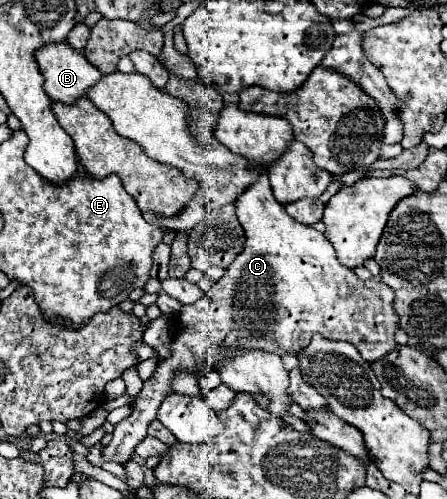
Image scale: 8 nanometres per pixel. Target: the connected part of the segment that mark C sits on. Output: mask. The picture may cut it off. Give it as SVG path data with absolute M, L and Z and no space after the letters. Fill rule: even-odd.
M261 175L257 183L251 183L237 199L235 199L235 211L237 219L245 229L245 247L243 251L233 259L233 263L225 269L225 275L211 287L209 293L205 293L199 301L191 305L183 305L179 313L179 321L187 325L185 331L179 331L173 337L171 343L171 357L161 361L157 365L155 375L145 381L143 391L139 399L133 403L133 413L115 425L113 439L103 449L103 461L113 461L119 465L125 465L135 445L141 443L147 437L147 427L157 415L157 407L161 401L171 393L171 379L177 369L189 371L197 375L201 365L207 365L211 369L217 369L217 359L221 359L221 353L225 349L261 349L275 355L297 355L301 349L305 349L315 333L323 335L331 341L347 341L355 345L355 349L361 353L367 361L377 361L385 353L389 353L395 343L395 331L399 327L397 313L393 309L393 291L377 279L359 279L353 271L347 267L341 267L337 263L337 253L333 251L333 245L325 239L323 233L315 231L313 227L307 227L303 223L297 223L291 219L281 203L271 193L267 175Z

